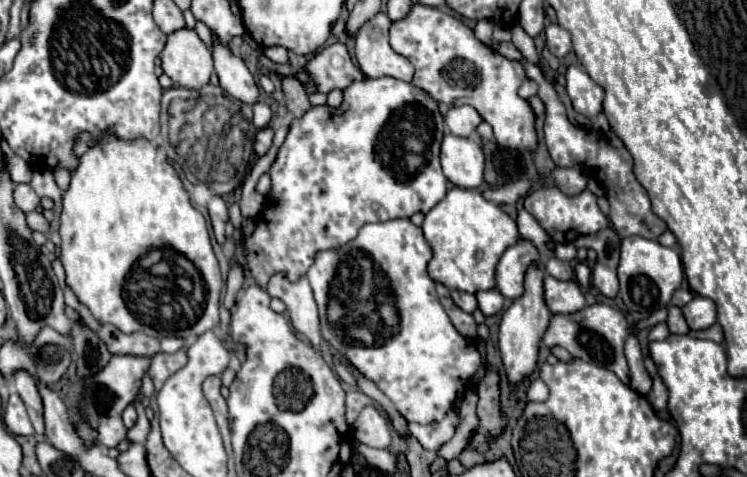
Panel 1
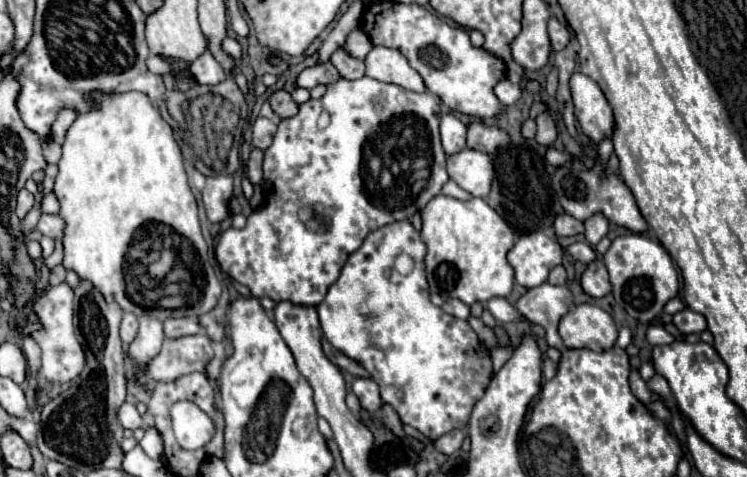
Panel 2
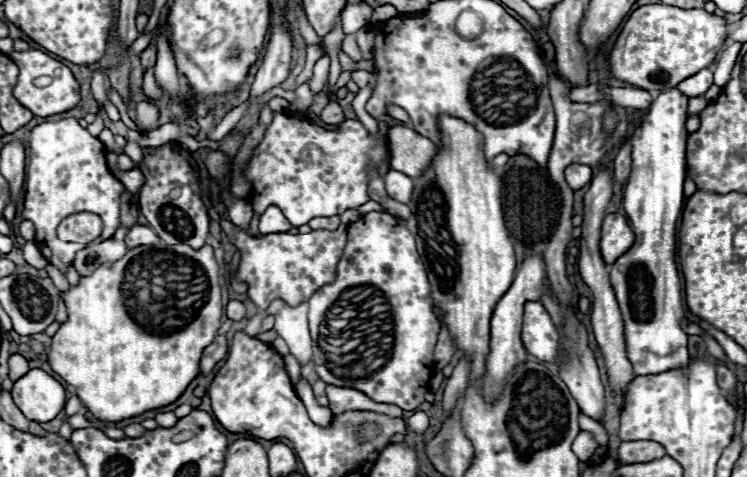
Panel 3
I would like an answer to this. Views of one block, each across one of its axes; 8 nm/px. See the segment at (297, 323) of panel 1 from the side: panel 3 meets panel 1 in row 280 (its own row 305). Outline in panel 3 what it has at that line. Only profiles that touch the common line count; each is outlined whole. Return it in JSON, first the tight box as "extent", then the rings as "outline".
{"extent":[264,300,312,364],"outline":[[[274,300],[264,316],[274,314],[276,324],[274,330],[280,338],[286,340],[290,352],[298,358],[300,364],[306,364],[312,358],[312,340],[308,330],[308,304],[300,302],[298,306],[288,306],[284,300]]]}

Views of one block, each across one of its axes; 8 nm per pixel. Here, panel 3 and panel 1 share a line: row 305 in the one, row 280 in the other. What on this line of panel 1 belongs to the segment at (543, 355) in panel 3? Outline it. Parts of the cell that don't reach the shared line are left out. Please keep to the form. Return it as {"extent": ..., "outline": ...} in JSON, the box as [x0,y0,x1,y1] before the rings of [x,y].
{"extent":[500,266,552,386],"outline":[[[532,266],[526,272],[524,294],[518,300],[514,300],[514,304],[504,312],[502,322],[500,322],[500,354],[502,354],[502,364],[504,364],[508,384],[512,384],[512,386],[526,380],[538,368],[538,350],[542,344],[542,336],[552,318],[550,310],[544,304],[542,274],[544,272],[540,266]]]}

